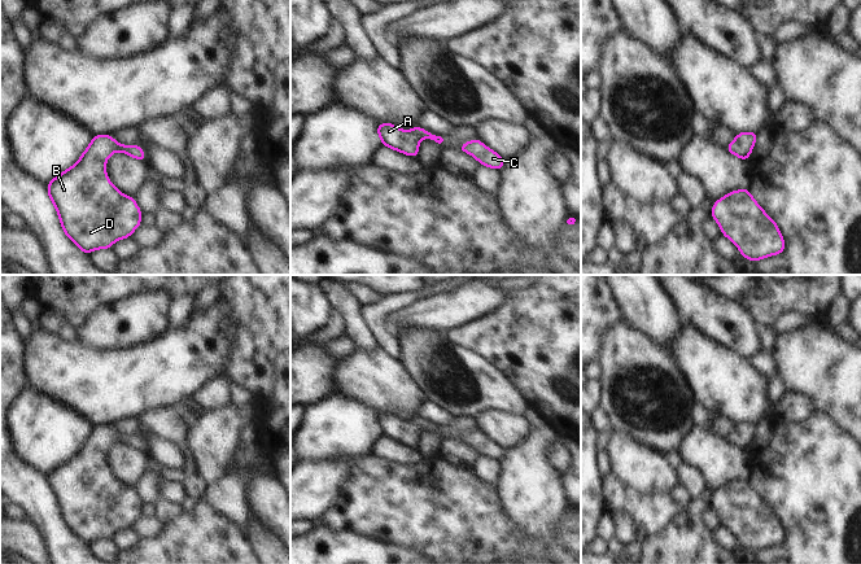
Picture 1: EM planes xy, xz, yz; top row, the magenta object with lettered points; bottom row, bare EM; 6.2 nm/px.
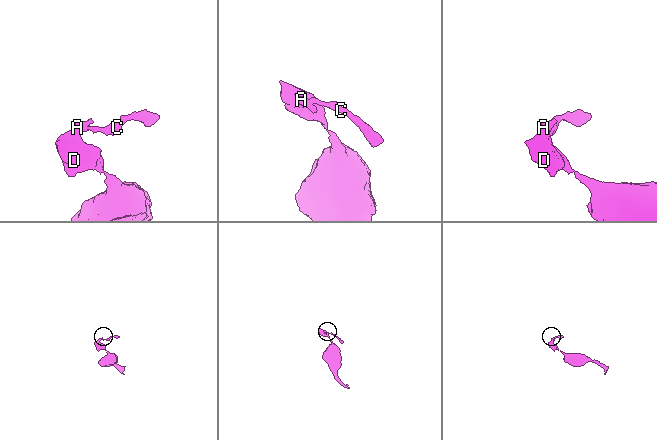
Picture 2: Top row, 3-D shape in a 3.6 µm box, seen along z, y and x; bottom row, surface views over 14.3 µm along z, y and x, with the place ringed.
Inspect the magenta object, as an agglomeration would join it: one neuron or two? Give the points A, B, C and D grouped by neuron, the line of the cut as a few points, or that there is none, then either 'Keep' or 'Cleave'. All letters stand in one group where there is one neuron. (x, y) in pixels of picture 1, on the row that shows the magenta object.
Groups: A B C D. No split. Keep

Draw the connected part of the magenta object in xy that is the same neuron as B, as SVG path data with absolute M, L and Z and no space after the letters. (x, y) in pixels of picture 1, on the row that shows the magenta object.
M96 135L79 161L47 184L65 235L86 254L96 249L110 249L113 242L128 239L141 226L143 211L135 198L122 194L106 175L105 163L114 152L145 162L145 153L139 145L121 145L110 135Z

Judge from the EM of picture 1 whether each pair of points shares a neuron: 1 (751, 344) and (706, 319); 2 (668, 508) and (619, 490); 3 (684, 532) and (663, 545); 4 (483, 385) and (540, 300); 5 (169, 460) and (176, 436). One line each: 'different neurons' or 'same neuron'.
1: same neuron
2: same neuron
3: same neuron
4: different neurons
5: different neurons

